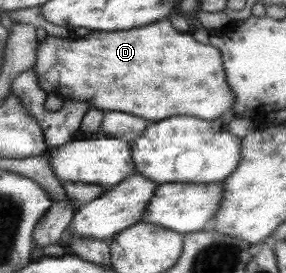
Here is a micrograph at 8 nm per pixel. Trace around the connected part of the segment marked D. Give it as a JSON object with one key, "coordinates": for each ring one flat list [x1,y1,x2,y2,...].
{"coordinates":[[169,20,149,24,131,32,91,32,79,40,65,40,47,36,37,46,37,62,33,71,38,73,43,91,55,92,63,100,87,100,99,110,127,112,145,120,165,120,177,114,217,120,225,112,233,112,235,95,226,77,222,52,215,46,201,44,189,34,177,32]]}

